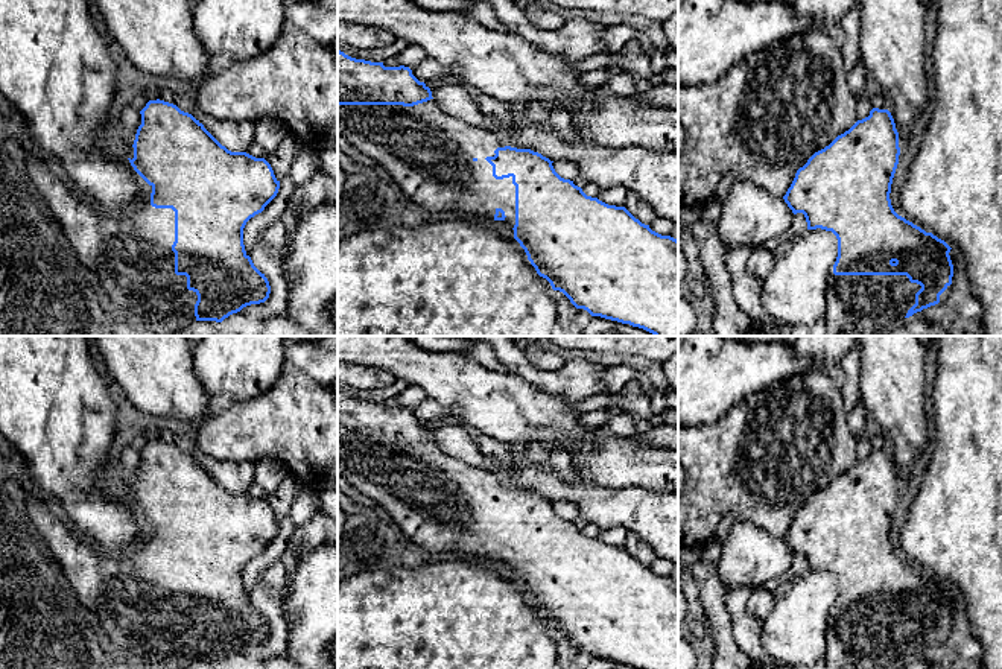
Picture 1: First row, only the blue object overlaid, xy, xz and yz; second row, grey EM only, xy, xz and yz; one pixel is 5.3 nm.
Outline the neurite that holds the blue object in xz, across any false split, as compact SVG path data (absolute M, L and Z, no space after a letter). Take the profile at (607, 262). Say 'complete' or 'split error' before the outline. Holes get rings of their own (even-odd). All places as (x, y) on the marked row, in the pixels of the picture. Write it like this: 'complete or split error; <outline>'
split error; M338 50L338 135L348 140L359 152L382 166L421 210L482 220L503 220L508 224L514 230L514 239L525 249L537 274L546 278L553 290L563 292L576 309L584 309L591 316L643 328L654 336L678 336L678 240L652 231L649 225L642 224L625 207L608 205L598 198L587 196L573 181L561 178L552 166L553 161L541 154L506 146L496 126L473 126L458 117L449 116L433 100L430 88L424 82L420 82L409 67L385 67L383 62L356 59Z

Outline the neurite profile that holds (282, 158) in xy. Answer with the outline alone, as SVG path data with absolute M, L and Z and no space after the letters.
M289 132L272 154L266 154L265 160L271 164L277 181L281 181L286 175L289 175L301 149L303 144Z

